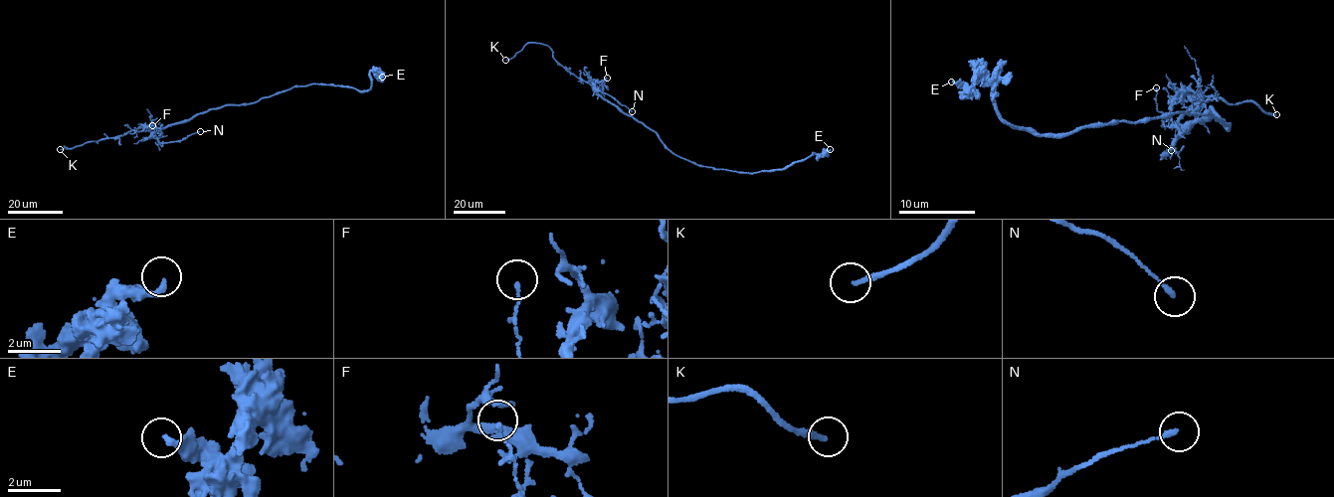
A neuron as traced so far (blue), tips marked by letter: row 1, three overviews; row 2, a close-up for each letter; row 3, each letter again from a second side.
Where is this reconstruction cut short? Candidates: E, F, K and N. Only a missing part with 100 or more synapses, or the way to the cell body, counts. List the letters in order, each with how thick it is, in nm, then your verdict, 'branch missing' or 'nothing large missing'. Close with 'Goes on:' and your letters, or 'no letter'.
E: 240 nm | nothing large missing
F: 120 nm | nothing large missing
K: 190 nm | branch missing
N: 160 nm | nothing large missing
Goes on: K

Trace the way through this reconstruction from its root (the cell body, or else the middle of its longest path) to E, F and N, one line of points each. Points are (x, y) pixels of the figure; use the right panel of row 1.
E: (1221, 118), (1226, 131), (1209, 112), (1180, 111), (1045, 136), (999, 114), (999, 70), (966, 87), (951, 82)
F: (1221, 118), (1213, 107), (1199, 119), (1187, 89), (1162, 112), (1156, 87)
N: (1221, 118), (1213, 107), (1211, 116), (1207, 114), (1186, 127), (1171, 149), (1160, 156), (1171, 150)

